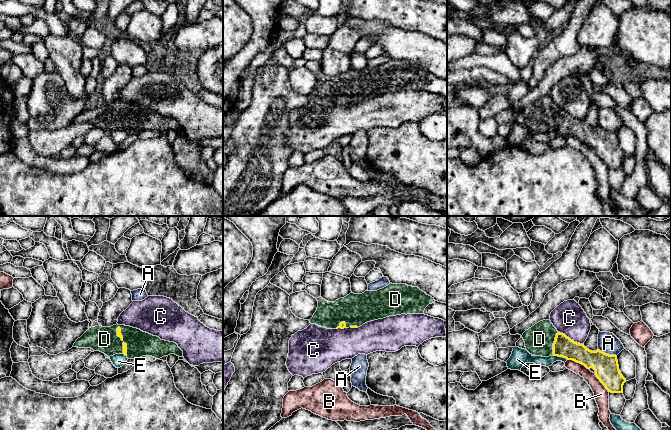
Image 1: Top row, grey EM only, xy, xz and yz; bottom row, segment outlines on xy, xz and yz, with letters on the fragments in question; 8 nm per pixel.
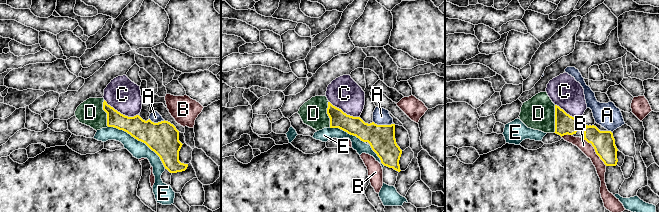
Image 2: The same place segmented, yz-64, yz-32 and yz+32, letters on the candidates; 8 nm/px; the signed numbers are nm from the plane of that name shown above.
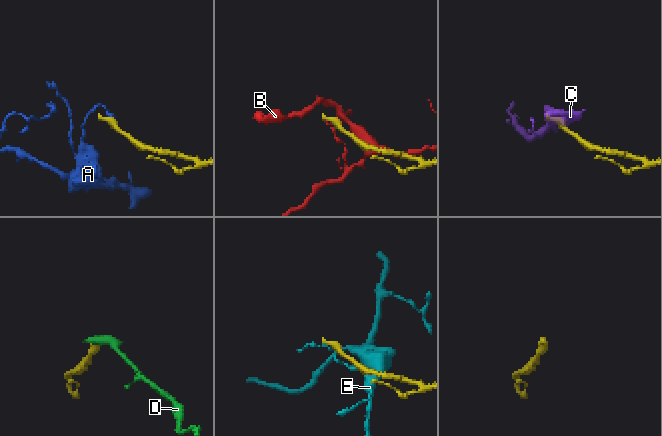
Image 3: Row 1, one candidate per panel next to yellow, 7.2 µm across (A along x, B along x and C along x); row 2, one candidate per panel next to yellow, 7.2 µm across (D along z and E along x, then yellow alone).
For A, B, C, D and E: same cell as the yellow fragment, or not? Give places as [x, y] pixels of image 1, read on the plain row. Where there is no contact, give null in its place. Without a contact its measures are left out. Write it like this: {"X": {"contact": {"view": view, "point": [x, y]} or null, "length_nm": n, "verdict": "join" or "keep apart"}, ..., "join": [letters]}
{"A": {"contact": {"view": "yz", "point": [607, 130]}, "length_nm": 170, "verdict": "keep apart"}, "B": {"contact": {"view": "yz", "point": [578, 138]}, "length_nm": 190, "verdict": "keep apart"}, "C": {"contact": {"view": "yz", "point": [570, 115]}, "length_nm": 220, "verdict": "keep apart"}, "D": {"contact": {"view": "yz", "point": [553, 119]}, "length_nm": 200, "verdict": "join"}, "E": {"contact": {"view": "yz", "point": [560, 132]}, "length_nm": 120, "verdict": "keep apart"}, "join": ["D"]}

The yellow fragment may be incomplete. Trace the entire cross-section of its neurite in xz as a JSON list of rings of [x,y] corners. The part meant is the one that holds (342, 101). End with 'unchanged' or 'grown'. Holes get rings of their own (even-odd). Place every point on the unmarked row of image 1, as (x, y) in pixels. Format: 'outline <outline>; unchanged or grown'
outline [[[392,59],[377,67],[351,68],[335,78],[322,73],[317,77],[317,86],[309,97],[327,105],[358,104],[389,92],[423,90],[425,84],[435,78],[418,63]]]; grown

